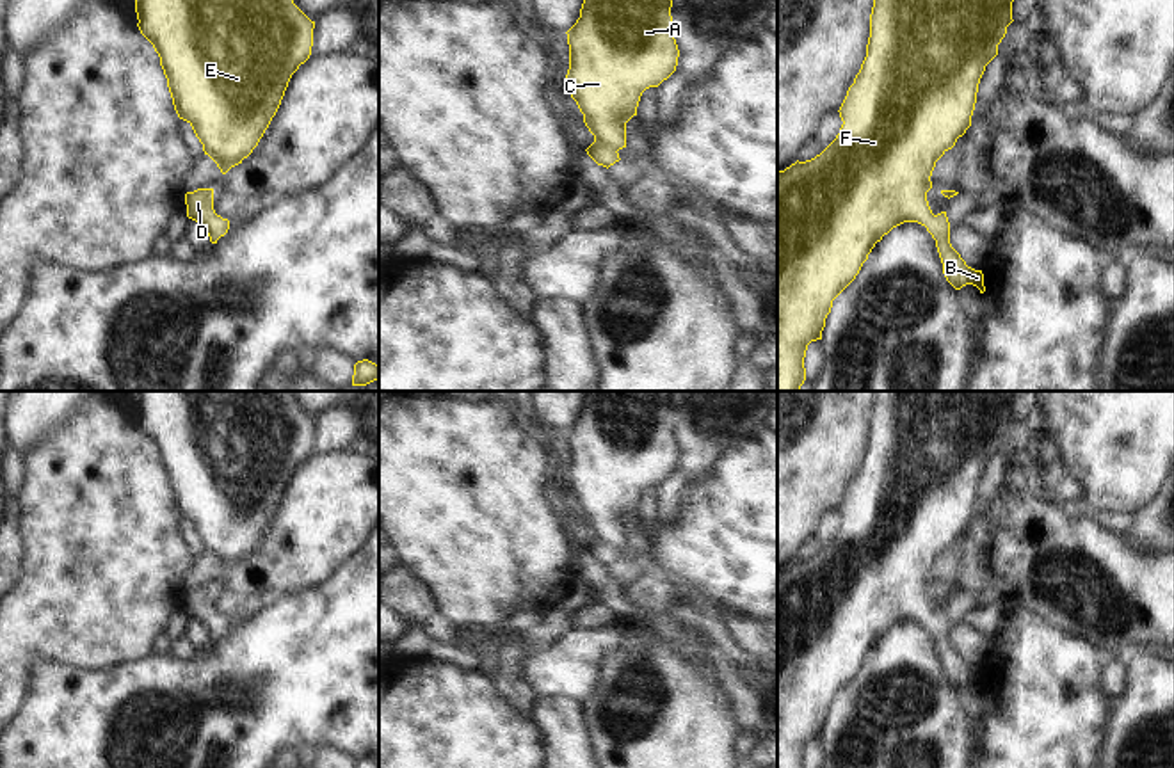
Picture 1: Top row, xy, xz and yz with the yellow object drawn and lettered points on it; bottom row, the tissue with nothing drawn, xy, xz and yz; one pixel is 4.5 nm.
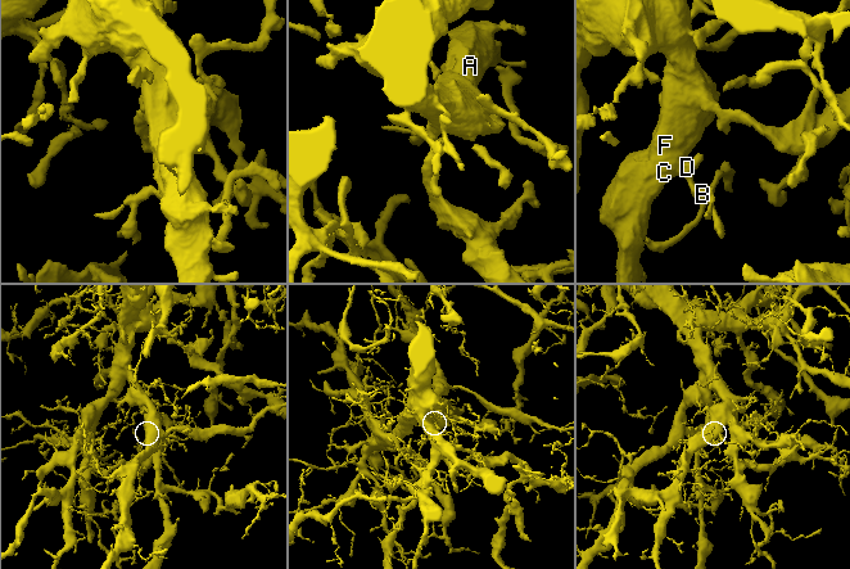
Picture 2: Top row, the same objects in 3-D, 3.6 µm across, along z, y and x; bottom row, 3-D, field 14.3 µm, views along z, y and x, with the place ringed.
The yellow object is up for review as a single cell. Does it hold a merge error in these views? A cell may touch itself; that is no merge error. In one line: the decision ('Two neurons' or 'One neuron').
One neuron.

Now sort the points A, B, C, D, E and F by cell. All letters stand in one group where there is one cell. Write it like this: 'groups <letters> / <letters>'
groups A B C D E F

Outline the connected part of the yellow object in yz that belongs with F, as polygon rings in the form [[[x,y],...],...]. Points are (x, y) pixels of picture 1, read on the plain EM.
[[[875,391],[870,412],[866,455],[838,508],[843,519],[840,532],[815,556],[806,560],[797,558],[784,569],[777,571],[777,768],[806,768],[804,756],[808,743],[822,738],[822,729],[825,725],[825,716],[831,711],[832,699],[856,677],[875,642],[904,620],[918,620],[927,626],[936,638],[943,672],[955,688],[973,683],[980,692],[985,690],[982,668],[968,665],[961,652],[952,645],[946,610],[934,613],[927,599],[927,590],[932,587],[930,574],[936,560],[952,548],[957,537],[971,524],[980,476],[985,464],[998,453],[998,443],[1005,436],[1007,425],[1014,420],[1012,400],[1014,396],[1010,391]]]

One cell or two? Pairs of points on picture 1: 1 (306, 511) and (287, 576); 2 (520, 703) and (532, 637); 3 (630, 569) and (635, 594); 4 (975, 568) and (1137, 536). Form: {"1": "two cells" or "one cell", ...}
{"1": "one cell", "2": "one cell", "3": "two cells", "4": "two cells"}

